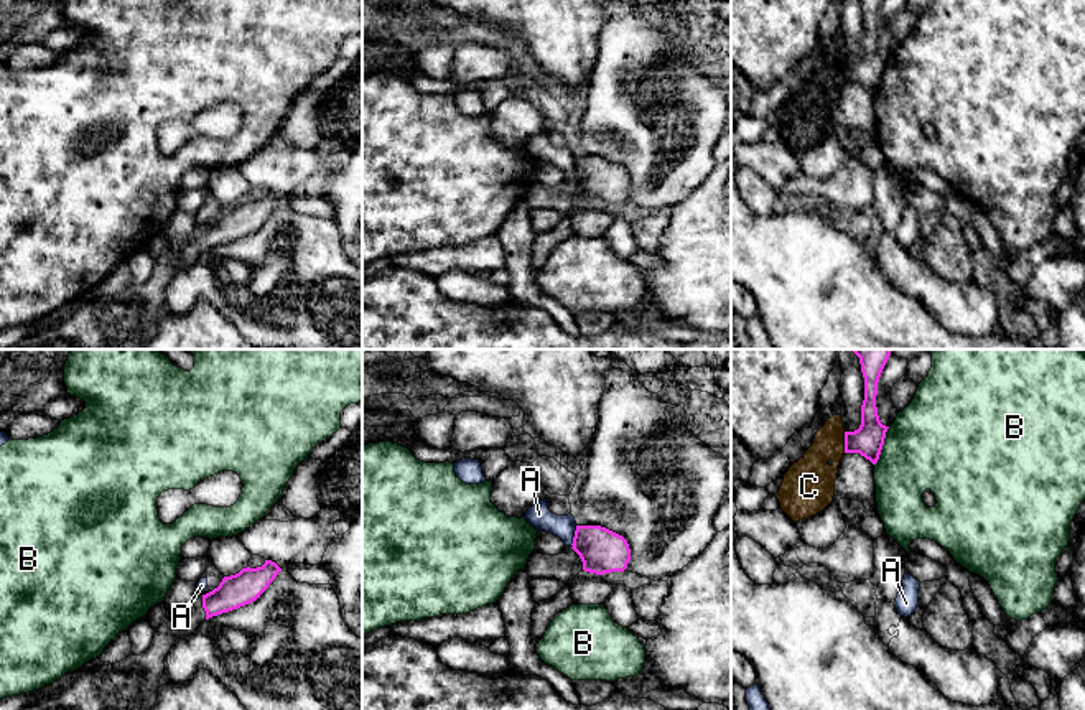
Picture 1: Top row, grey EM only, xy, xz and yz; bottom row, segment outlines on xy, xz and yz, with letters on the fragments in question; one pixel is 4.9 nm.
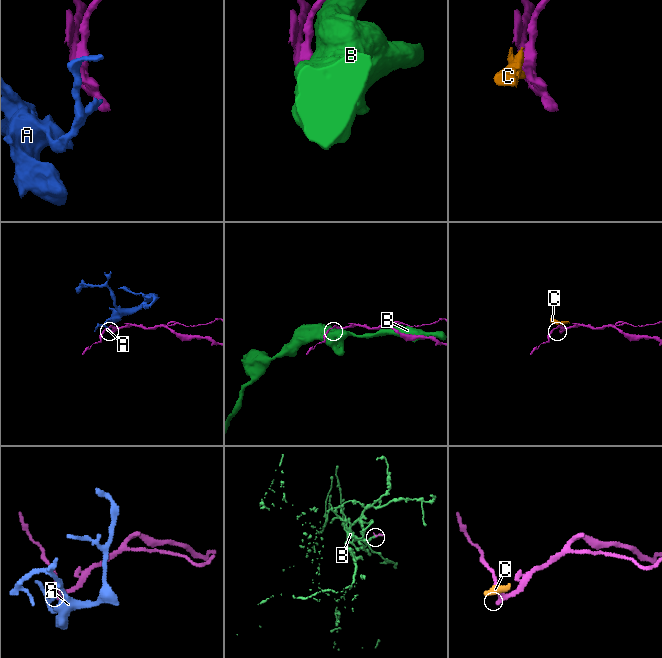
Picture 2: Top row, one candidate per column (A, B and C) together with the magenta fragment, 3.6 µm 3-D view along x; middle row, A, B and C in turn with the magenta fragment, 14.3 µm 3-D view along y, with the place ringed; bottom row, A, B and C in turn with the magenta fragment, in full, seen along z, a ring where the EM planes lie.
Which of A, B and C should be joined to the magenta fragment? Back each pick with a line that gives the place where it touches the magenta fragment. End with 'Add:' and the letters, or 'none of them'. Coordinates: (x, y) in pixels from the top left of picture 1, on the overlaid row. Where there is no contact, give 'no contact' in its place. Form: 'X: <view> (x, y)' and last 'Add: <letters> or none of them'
Add: none of them

